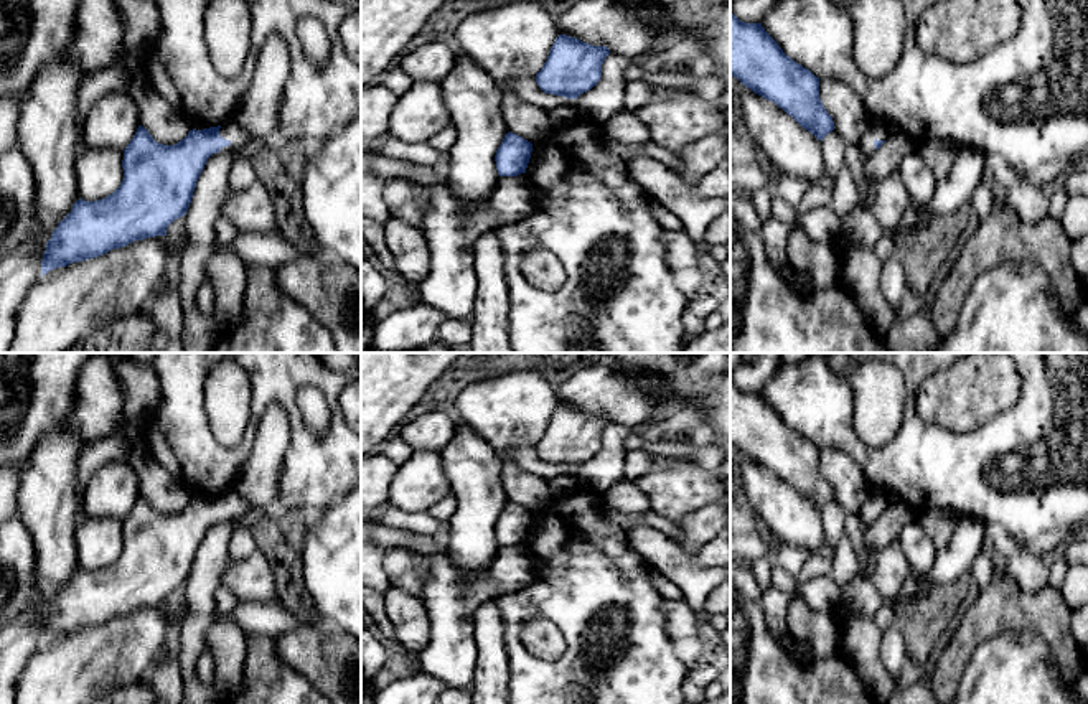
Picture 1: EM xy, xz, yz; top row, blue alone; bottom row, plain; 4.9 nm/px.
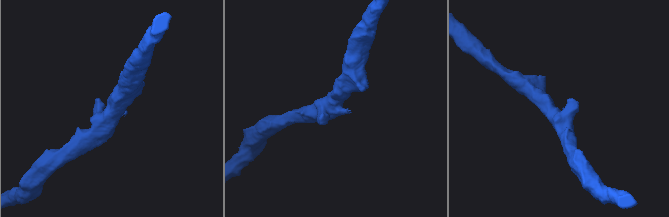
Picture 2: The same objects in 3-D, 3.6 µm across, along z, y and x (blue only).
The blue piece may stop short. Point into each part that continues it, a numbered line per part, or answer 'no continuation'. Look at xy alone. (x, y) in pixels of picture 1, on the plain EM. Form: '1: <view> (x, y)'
1: xy (241, 510)

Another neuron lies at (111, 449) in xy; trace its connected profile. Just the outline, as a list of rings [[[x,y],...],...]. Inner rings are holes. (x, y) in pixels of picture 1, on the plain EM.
[[[115,437],[102,439],[89,445],[82,452],[77,462],[77,483],[76,483],[79,523],[86,518],[82,509],[82,495],[92,473],[107,463],[127,460],[129,455],[130,455],[130,448],[120,439]]]

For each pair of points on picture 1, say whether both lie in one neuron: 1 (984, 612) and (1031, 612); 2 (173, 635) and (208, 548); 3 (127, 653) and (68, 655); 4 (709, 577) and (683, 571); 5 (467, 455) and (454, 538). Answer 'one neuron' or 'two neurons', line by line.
1: one neuron
2: two neurons
3: one neuron
4: one neuron
5: one neuron

